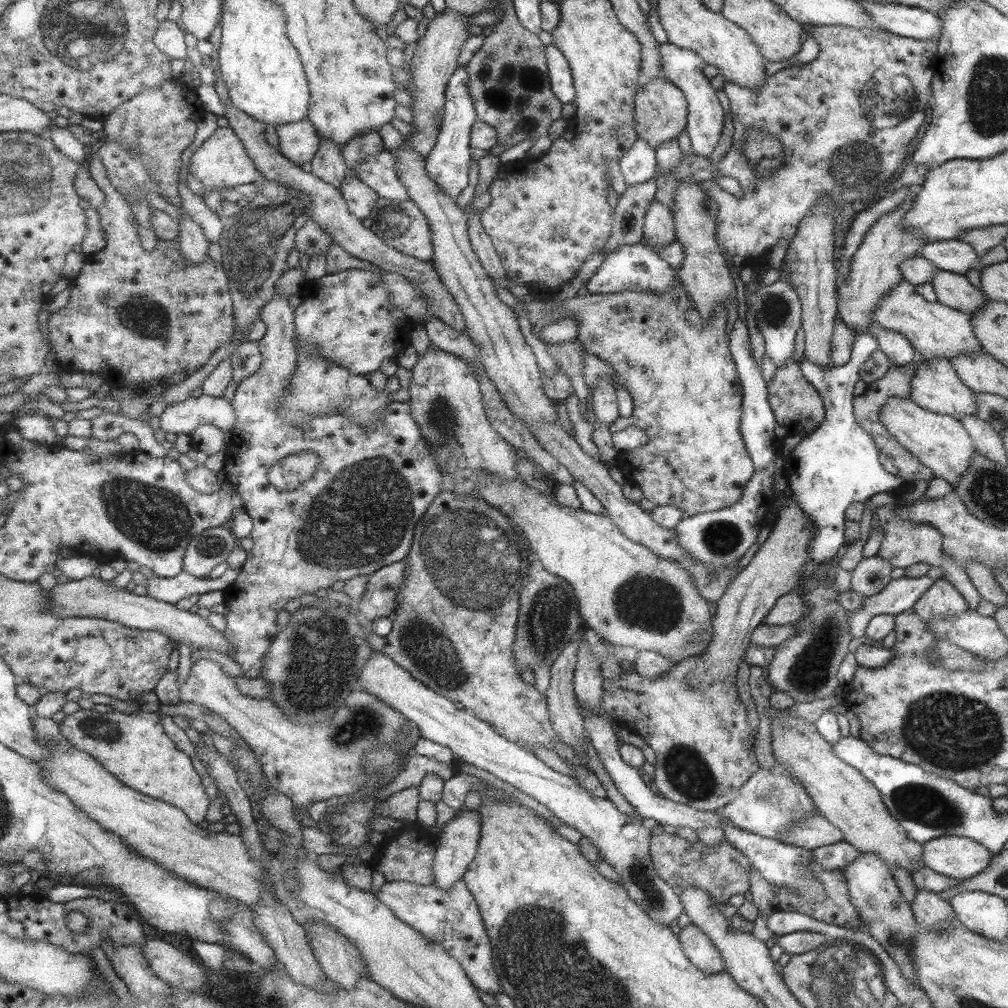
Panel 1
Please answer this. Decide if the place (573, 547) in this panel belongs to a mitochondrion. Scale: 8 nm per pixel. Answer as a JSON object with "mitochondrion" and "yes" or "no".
{"mitochondrion":"no"}

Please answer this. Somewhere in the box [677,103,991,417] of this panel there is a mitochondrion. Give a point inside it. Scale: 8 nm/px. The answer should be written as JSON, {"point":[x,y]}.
{"point":[775,309]}

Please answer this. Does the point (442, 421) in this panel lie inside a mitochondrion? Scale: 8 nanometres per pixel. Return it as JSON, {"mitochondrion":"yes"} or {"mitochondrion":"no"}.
{"mitochondrion":"yes"}

